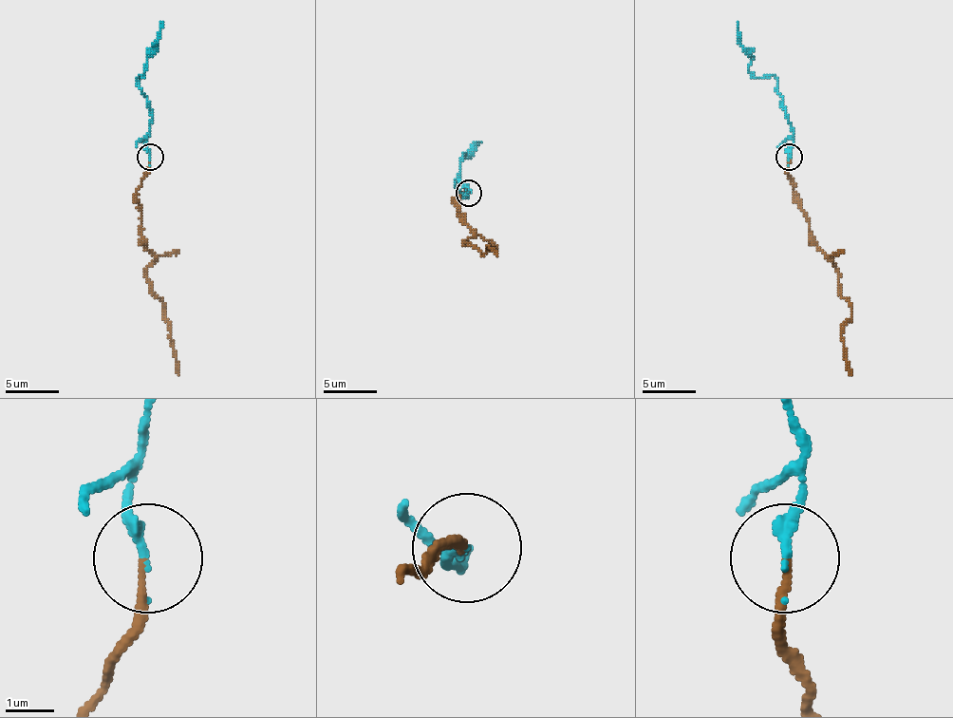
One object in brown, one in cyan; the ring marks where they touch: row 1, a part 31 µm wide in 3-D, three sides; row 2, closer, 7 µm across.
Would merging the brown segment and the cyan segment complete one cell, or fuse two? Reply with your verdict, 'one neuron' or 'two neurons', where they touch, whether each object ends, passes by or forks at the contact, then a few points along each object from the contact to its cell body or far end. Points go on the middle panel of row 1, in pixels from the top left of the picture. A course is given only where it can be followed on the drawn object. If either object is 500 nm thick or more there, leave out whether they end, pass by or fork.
one neuron; place (469, 193); brown ends; cyan ends; course brown (468, 193), (455, 200), (459, 208), (459, 218), (473, 232), (465, 243), (481, 256), (489, 245), (497, 256); course cyan (468, 193), (465, 198), (471, 193), (457, 181), (459, 160), (462, 153), (465, 155), (481, 141)

